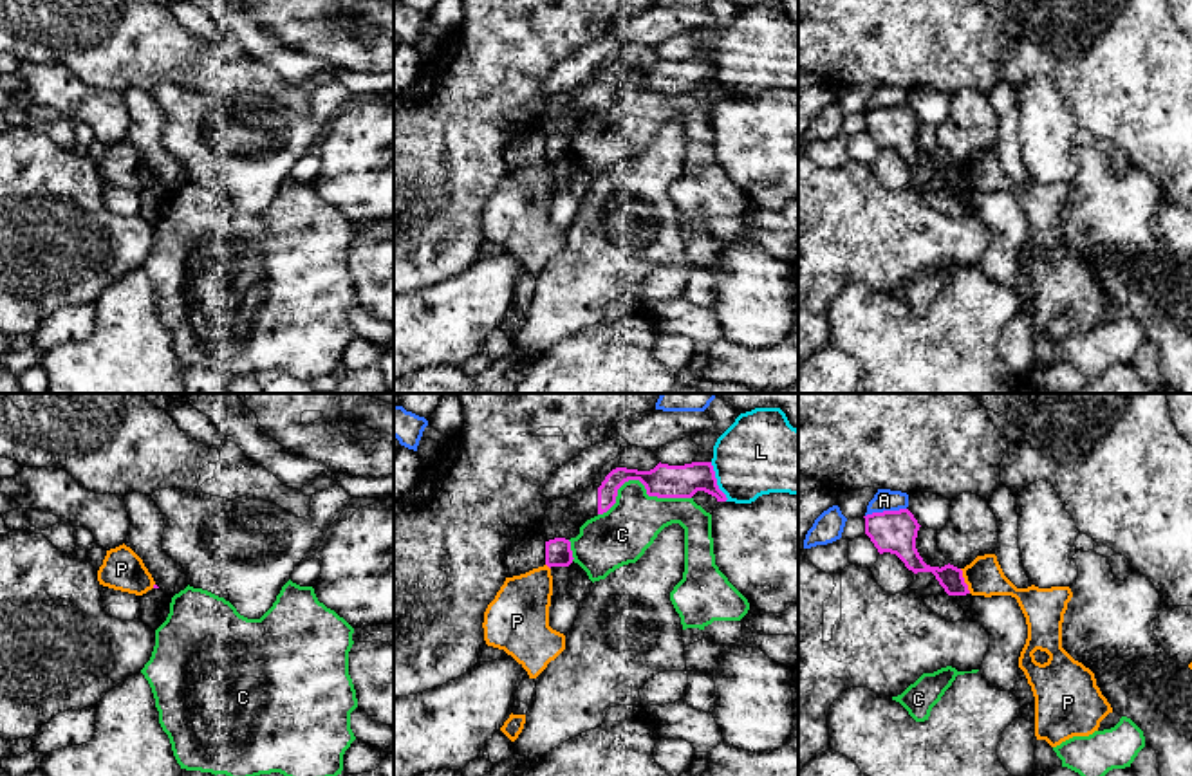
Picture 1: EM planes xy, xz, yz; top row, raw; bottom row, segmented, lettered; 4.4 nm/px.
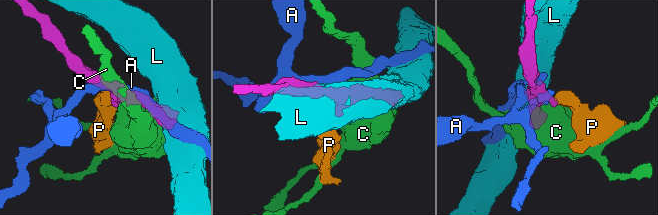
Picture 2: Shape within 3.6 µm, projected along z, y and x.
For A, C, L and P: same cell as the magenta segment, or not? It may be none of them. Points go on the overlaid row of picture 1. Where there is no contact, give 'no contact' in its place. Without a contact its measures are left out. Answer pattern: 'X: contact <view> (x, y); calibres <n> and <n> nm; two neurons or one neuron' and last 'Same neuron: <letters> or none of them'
A: contact yz (885, 511); calibres 190 and 100 nm; two neurons
C: contact xz (642, 482); calibres 150 and 260 nm; two neurons
L: contact xz (716, 482); calibres 150 and 360 nm; two neurons
P: contact yz (963, 582); calibres 110 and 160 nm; two neurons
Same neuron: none of them

